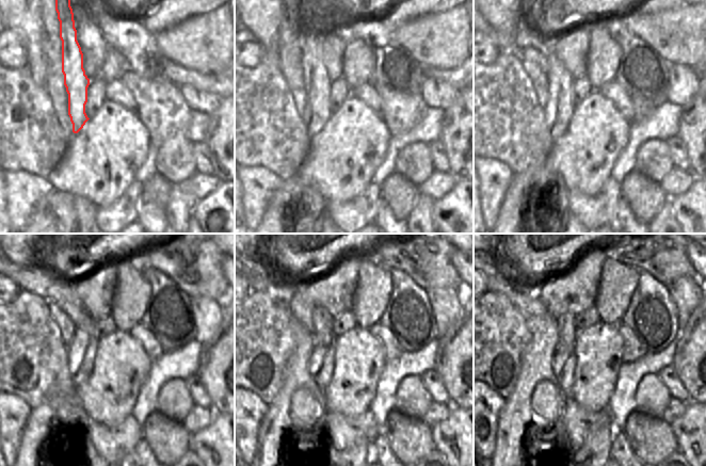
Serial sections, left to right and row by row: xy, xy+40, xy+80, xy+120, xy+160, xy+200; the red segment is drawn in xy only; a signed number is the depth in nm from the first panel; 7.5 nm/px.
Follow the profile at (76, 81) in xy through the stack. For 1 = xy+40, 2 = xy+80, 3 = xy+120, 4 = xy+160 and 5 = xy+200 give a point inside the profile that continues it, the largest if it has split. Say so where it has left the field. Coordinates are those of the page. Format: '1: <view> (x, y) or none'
1: xy+40 (317, 112)
2: xy+80 (558, 110)
3: xy+120 (81, 351)
4: xy+160 (321, 356)
5: xy+200 (568, 359)

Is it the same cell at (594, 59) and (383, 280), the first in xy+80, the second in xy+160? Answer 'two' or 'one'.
one

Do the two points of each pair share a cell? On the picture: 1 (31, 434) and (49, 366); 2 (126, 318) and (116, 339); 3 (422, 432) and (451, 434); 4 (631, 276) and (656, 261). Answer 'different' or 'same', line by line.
1: different
2: different
3: different
4: different

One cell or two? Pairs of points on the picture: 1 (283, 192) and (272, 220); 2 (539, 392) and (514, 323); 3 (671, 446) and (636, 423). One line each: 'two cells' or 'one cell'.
1: one cell
2: two cells
3: one cell

